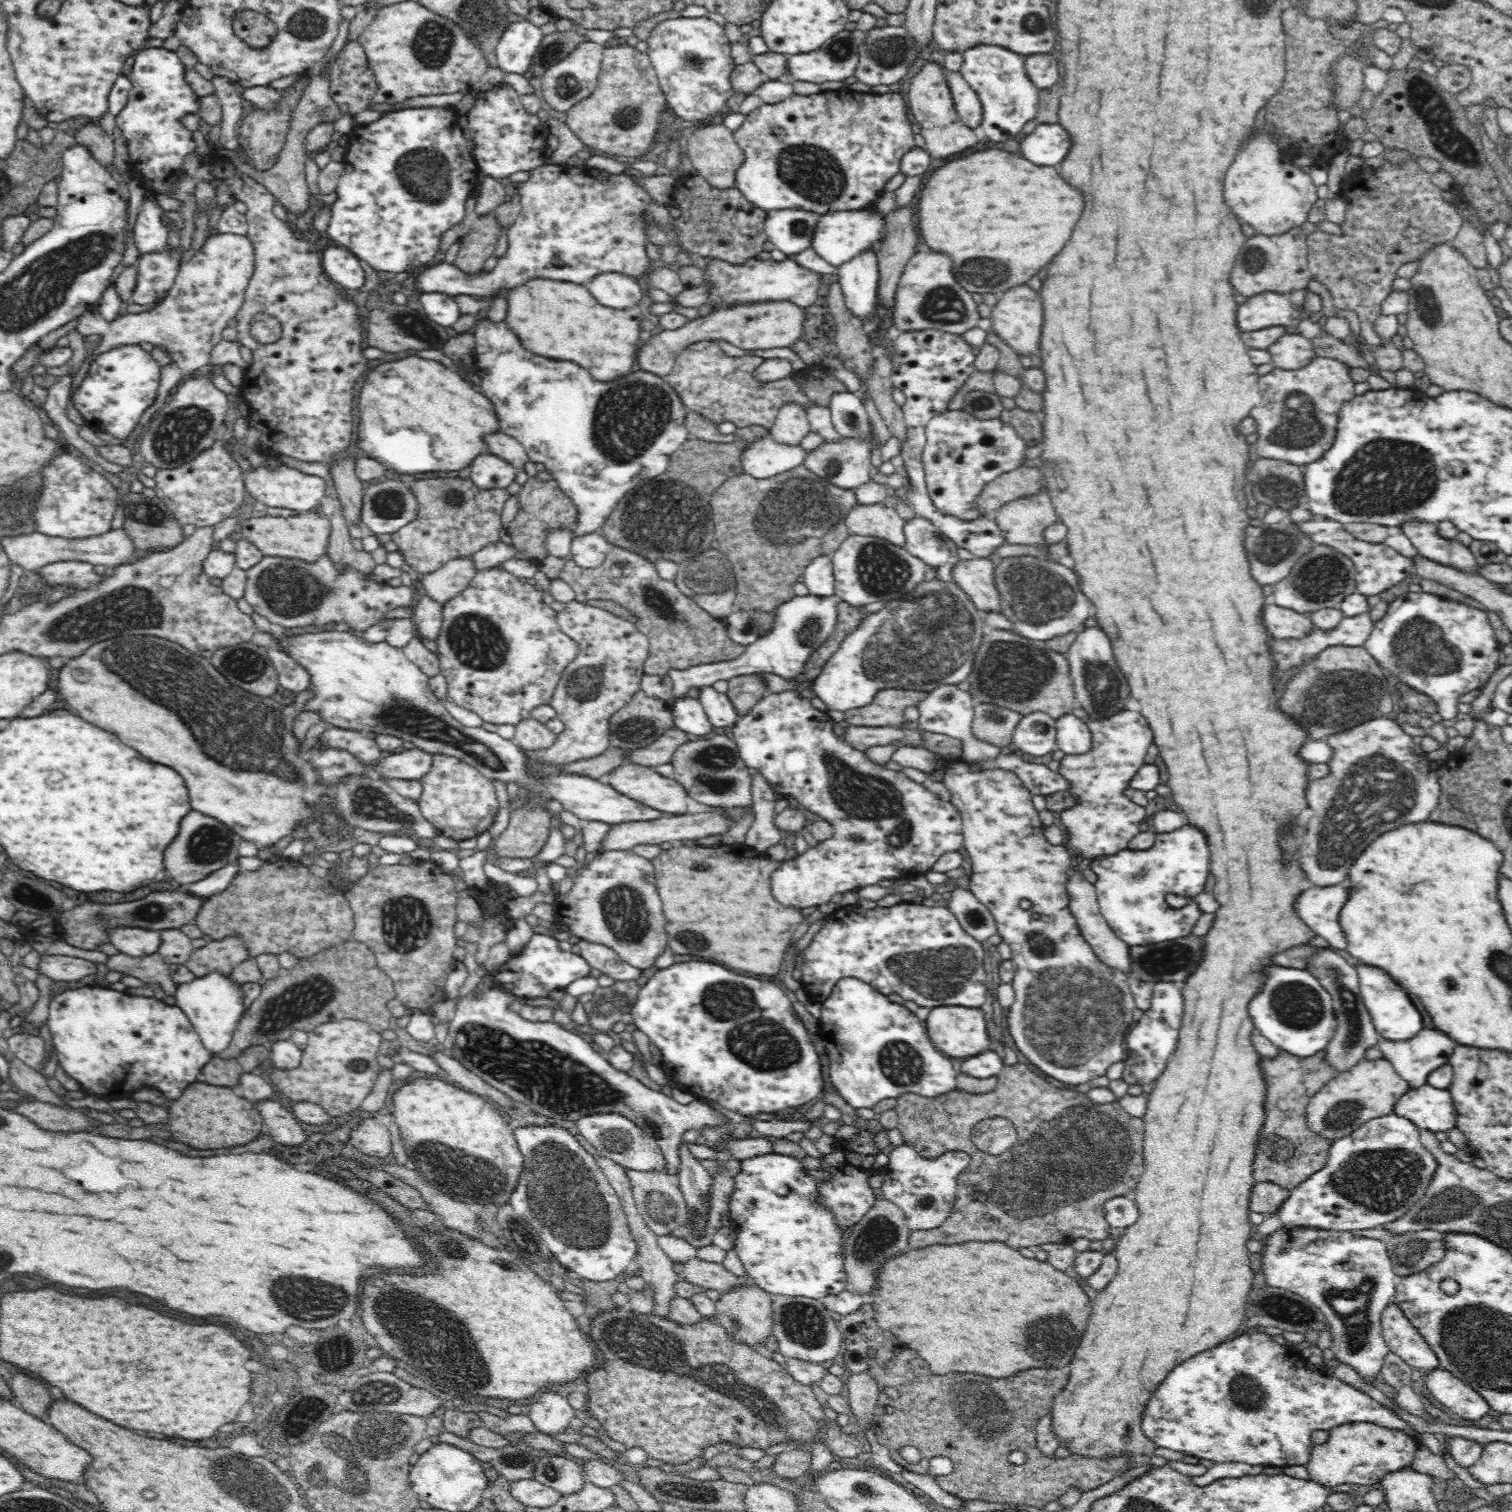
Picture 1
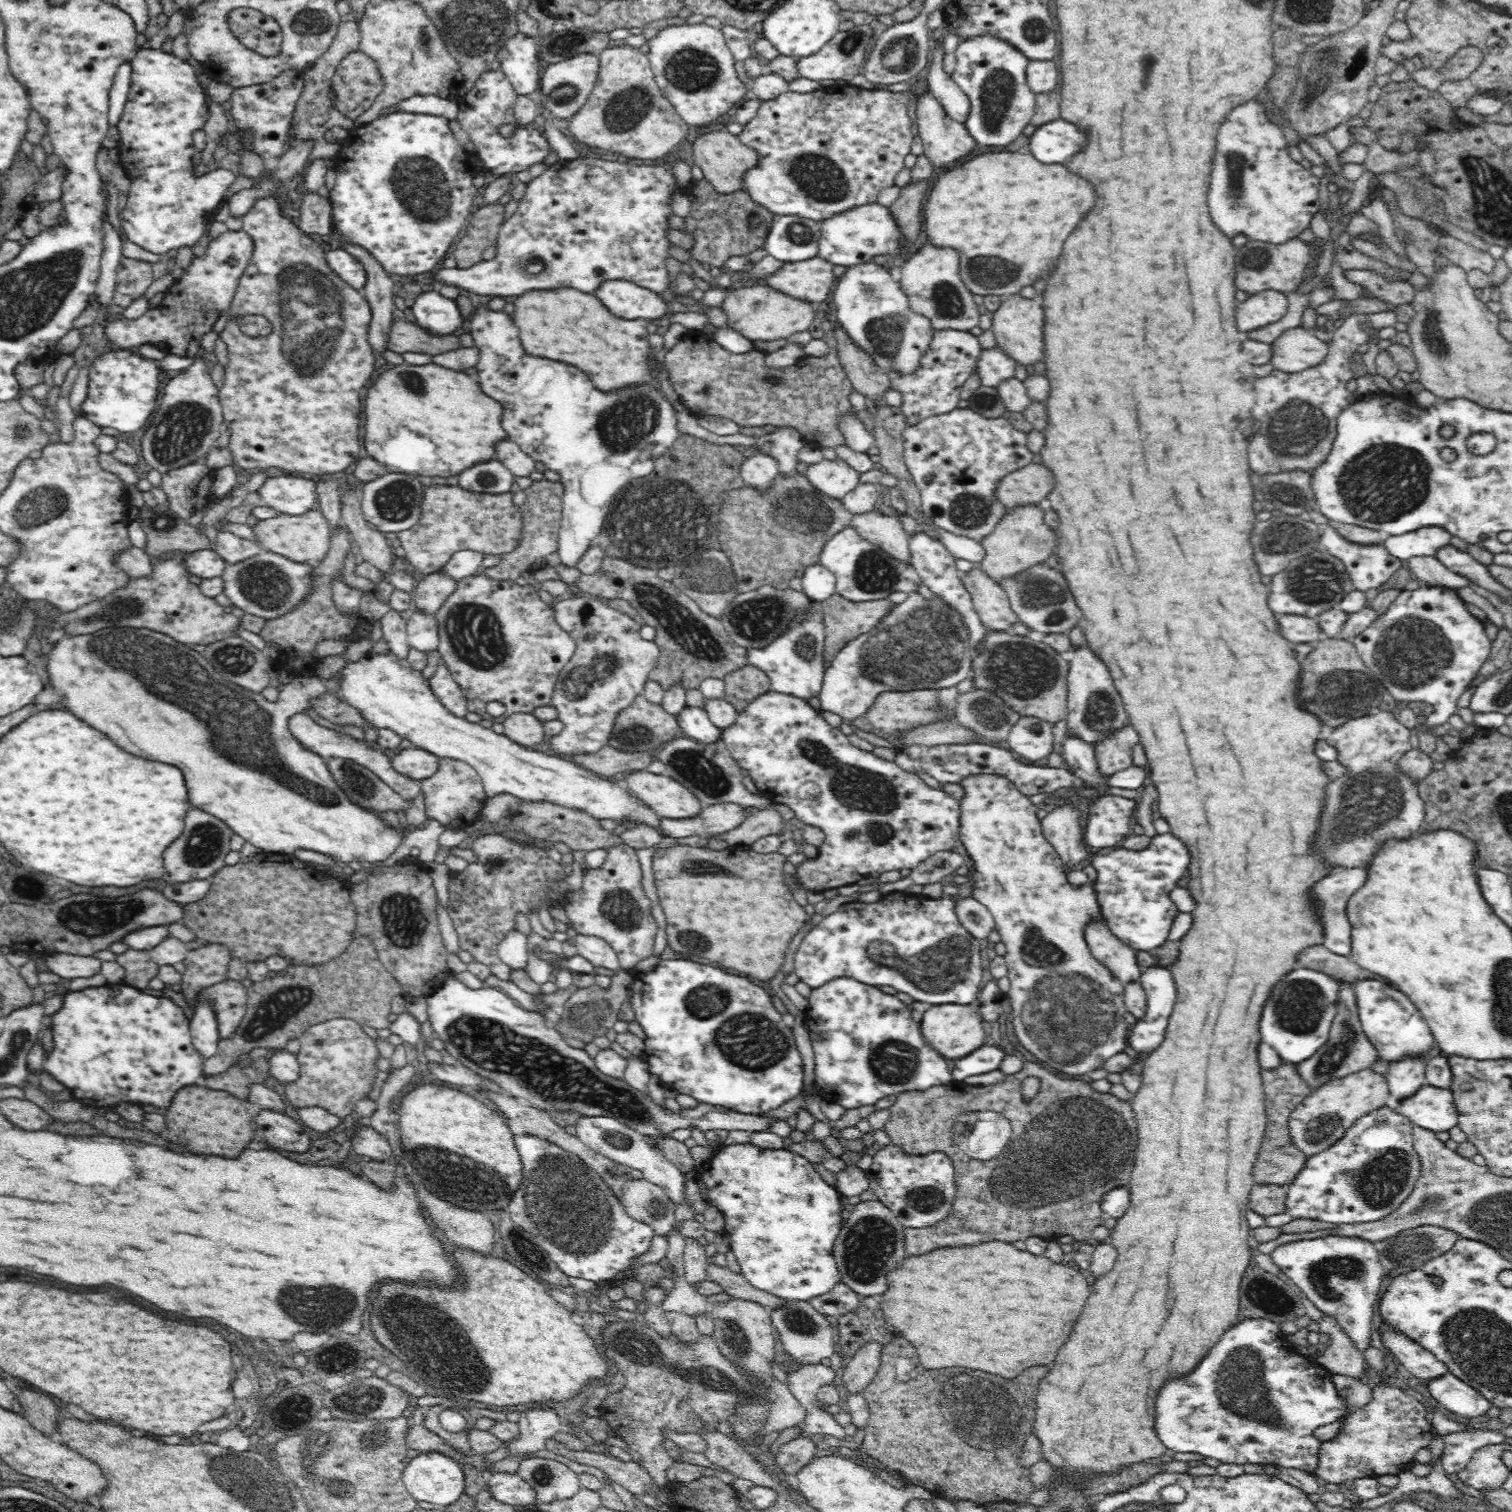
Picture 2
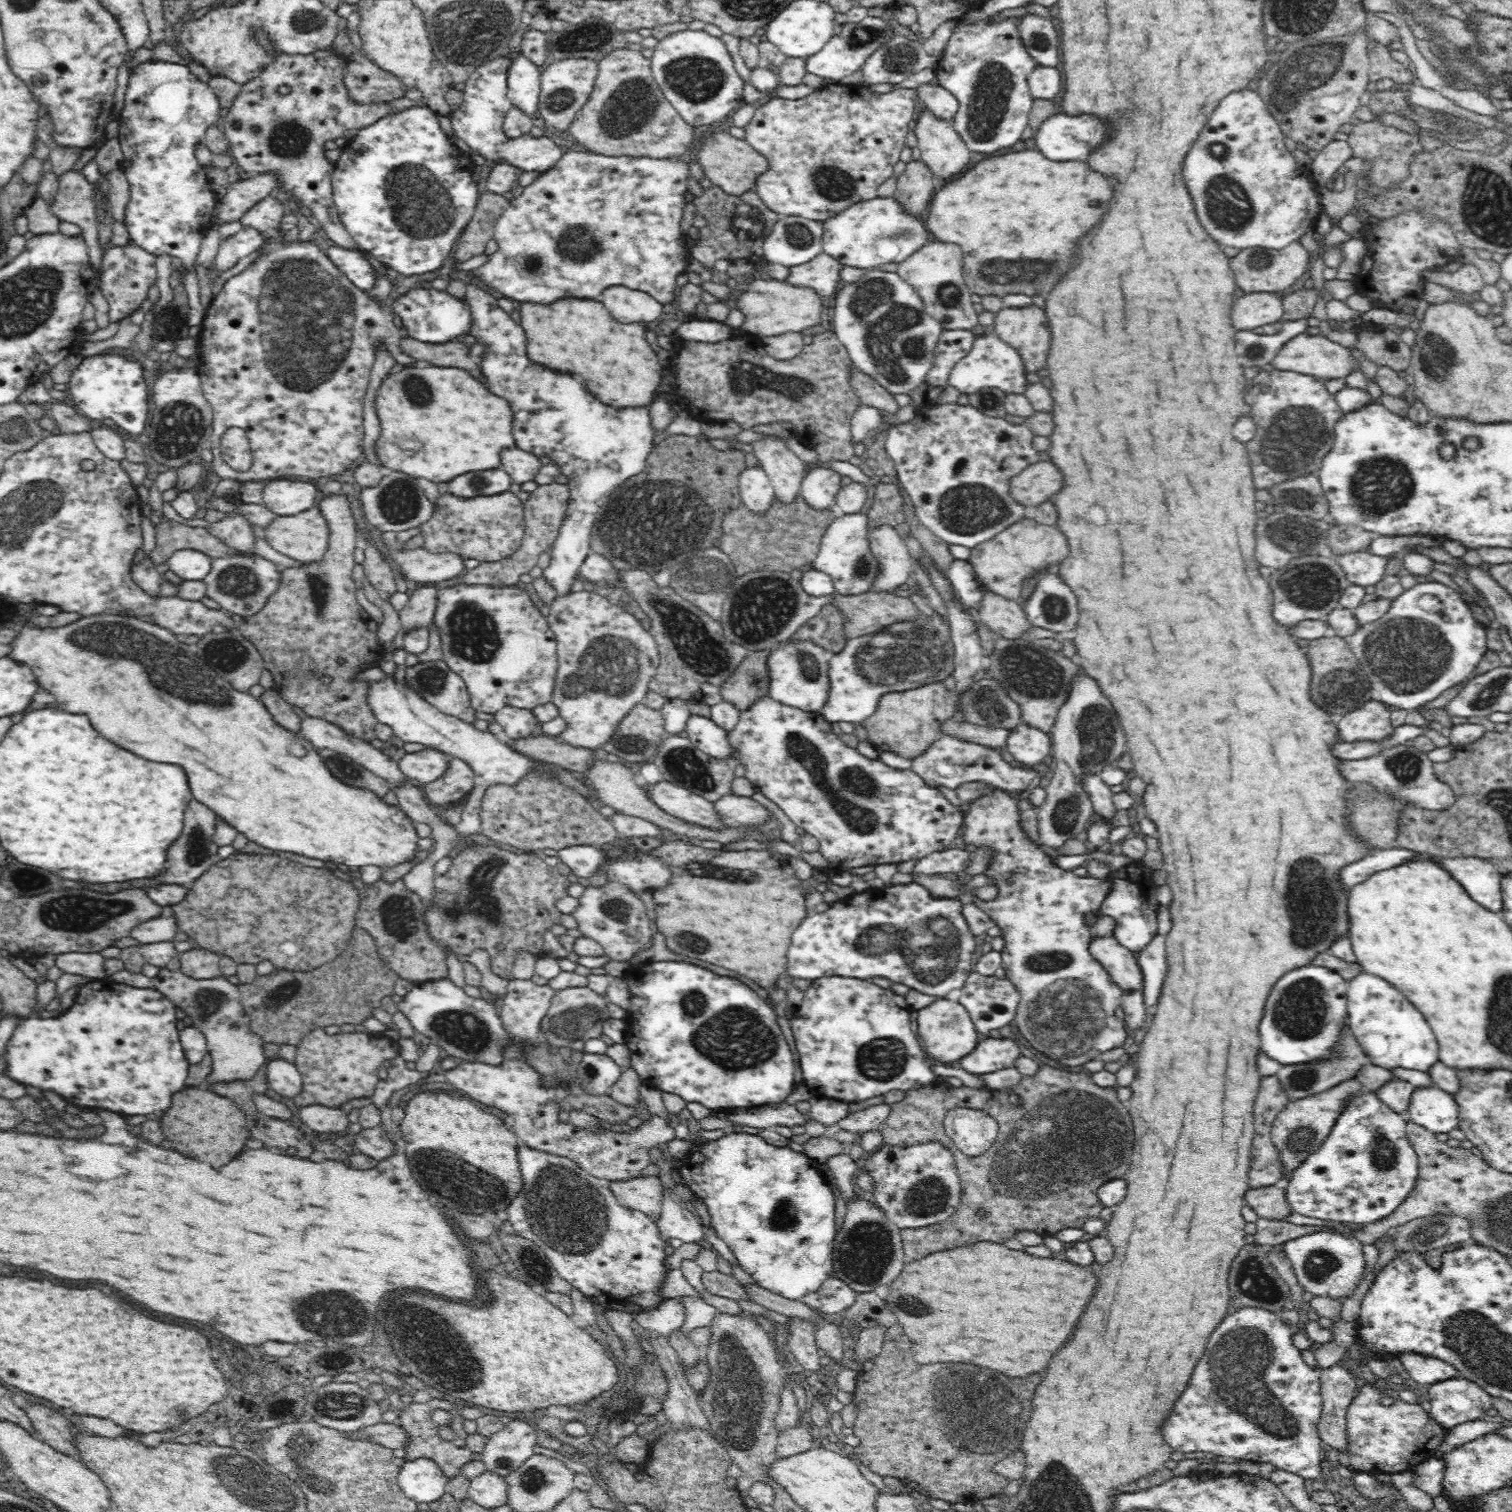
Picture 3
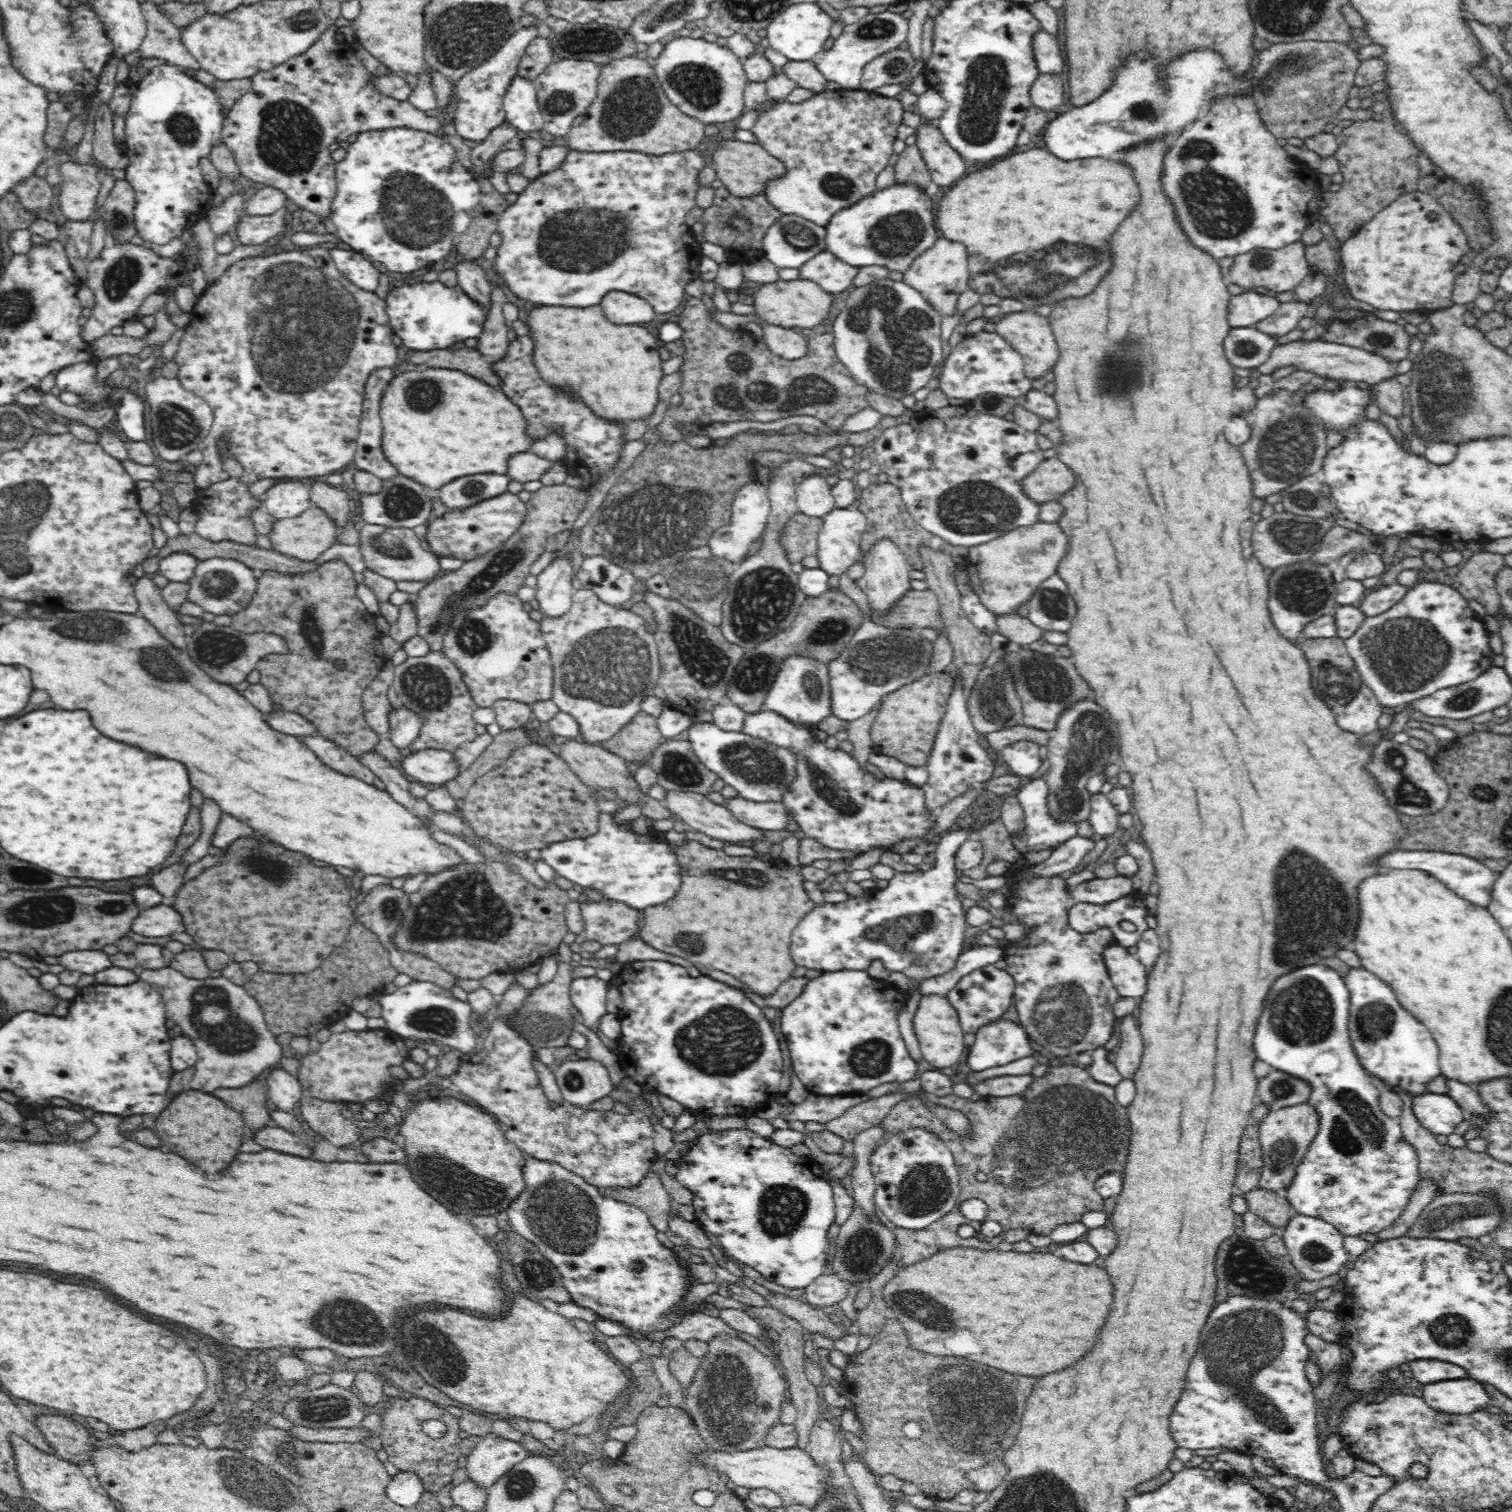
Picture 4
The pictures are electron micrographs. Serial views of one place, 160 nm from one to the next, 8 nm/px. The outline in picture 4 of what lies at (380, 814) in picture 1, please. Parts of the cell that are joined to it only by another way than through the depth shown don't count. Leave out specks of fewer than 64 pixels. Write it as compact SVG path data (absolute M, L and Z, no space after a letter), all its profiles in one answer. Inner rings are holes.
M310 734L310 736L298 736L298 740L302 741L310 751L330 768L345 774L363 780L364 782L373 784L375 774L360 758L352 756L346 749L337 745L331 740L325 739L318 734Z

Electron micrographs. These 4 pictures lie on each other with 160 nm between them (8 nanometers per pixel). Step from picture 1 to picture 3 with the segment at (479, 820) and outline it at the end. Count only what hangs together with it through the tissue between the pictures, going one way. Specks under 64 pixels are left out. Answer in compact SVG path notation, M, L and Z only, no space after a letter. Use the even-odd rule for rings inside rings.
M453 759L453 763L454 770L448 770L438 781L423 785L428 800L437 809L460 801L475 786L474 773L469 771L468 762L465 759Z

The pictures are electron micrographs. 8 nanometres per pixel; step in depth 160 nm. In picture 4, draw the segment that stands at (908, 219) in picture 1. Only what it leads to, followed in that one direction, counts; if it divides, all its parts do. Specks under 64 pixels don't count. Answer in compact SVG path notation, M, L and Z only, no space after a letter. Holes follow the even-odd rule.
M917 144L904 146L904 150L898 154L898 160L894 167L897 182L913 180L914 183L921 184L922 188L926 188L931 183Z

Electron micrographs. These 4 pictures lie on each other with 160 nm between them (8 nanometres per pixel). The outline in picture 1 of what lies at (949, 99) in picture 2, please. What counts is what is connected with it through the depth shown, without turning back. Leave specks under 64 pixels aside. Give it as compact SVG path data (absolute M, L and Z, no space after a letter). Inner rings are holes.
M944 70L944 81L955 105L956 115L962 123L979 131L979 122L983 118L983 107L976 97L974 89L967 85L959 72Z

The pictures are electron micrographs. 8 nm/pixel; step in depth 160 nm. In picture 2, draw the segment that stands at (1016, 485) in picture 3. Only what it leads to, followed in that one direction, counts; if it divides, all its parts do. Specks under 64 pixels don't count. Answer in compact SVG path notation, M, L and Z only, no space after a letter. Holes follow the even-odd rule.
M1032 463L1001 478L996 495L1009 509L1035 505L1047 498L1054 488L1054 476L1049 467Z

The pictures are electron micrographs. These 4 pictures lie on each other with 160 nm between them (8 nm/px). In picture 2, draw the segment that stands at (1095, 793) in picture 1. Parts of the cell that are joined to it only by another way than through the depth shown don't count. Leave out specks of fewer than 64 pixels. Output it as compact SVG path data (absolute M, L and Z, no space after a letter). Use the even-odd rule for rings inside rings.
M1124 725L1095 744L1095 759L1103 776L1112 776L1132 766L1132 748L1138 744L1138 734ZM1122 796L1095 798L1083 828L1083 841L1088 847L1102 851L1116 848L1122 838L1128 837L1136 808L1136 801Z

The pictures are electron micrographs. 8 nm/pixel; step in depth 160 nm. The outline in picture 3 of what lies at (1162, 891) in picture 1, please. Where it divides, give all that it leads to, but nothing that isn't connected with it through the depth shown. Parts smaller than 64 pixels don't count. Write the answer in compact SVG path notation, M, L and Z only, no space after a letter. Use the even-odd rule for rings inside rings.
M1107 848L1098 849L1094 856L1105 858L1113 866L1110 879L1116 884L1116 888L1098 908L1086 910L1082 914L1082 924L1091 927L1100 917L1112 917L1116 921L1113 937L1118 944L1136 953L1142 946L1146 946L1146 942L1157 932L1156 915L1159 902L1156 899L1157 887L1154 886L1151 878L1152 870L1139 865L1137 859L1125 857L1123 854L1114 855Z

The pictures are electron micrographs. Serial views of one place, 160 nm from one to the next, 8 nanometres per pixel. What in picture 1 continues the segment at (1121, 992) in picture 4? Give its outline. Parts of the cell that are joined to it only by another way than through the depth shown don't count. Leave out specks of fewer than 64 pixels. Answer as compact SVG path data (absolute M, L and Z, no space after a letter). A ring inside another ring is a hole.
M1081 872L1074 874L1067 880L1067 893L1069 896L1069 909L1072 915L1077 919L1082 936L1088 941L1093 951L1098 955L1102 963L1112 968L1117 968L1131 975L1130 972L1130 945L1126 944L1106 922L1106 919L1100 912L1097 896L1095 893L1095 884L1084 879Z

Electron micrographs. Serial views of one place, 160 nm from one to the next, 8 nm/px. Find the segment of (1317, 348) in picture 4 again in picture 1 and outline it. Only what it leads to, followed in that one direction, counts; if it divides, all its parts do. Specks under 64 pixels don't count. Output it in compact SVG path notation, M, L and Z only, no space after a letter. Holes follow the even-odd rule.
M1284 333L1270 346L1274 366L1282 370L1304 369L1316 358L1310 339L1299 334Z

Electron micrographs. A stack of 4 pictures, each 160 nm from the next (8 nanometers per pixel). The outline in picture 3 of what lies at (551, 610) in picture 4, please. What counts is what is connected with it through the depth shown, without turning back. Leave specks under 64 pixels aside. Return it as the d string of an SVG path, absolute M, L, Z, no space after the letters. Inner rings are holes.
M470 282L466 284L464 298L470 302L474 314L474 330L470 334L488 347L488 352L480 360L480 364L484 376L490 382L490 390L494 390L494 394L502 394L502 398L506 398L514 410L514 438L518 446L538 456L551 454L553 462L569 478L567 485L571 499L568 516L558 537L555 538L548 566L542 573L542 579L556 590L556 600L560 600L573 594L572 585L576 582L581 565L590 554L589 538L599 510L606 504L614 488L620 486L626 478L642 472L646 454L655 449L651 441L656 431L650 427L650 419L646 413L650 407L638 410L610 410L608 406L602 406L598 398L588 394L582 378L574 378L568 374L562 374L562 378L558 378L558 374L550 374L550 370L542 370L542 366L534 366L532 361L528 360L526 356L528 340L524 336L524 330L502 308L498 308L498 300L492 294Z

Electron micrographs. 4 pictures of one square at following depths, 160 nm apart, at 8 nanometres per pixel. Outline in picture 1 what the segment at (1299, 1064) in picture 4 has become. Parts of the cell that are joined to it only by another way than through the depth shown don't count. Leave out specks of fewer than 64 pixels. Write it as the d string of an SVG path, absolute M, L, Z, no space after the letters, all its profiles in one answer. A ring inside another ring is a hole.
M1274 966L1266 990L1262 990L1262 994L1254 998L1254 1006L1250 1006L1250 1018L1254 1018L1254 1026L1261 1036L1274 1046L1292 1057L1308 1058L1322 1052L1336 1032L1333 1002L1325 987L1307 969ZM1431 1027L1418 1032L1410 1040L1390 1041L1385 1038L1379 1038L1376 1044L1376 1047L1384 1053L1384 1058L1395 1067L1398 1077L1406 1080L1410 1088L1418 1088L1426 1083L1428 1074L1445 1066L1448 1063L1446 1058L1449 1058L1450 1054L1454 1052L1454 1048L1456 1048L1456 1046L1452 1046L1450 1038L1439 1033L1438 1030L1433 1030ZM1392 1112L1364 1122L1349 1136L1334 1140L1327 1151L1322 1170L1308 1175L1298 1186L1290 1189L1288 1198L1276 1213L1284 1227L1309 1226L1336 1231L1379 1228L1402 1218L1422 1198L1434 1170L1435 1162L1430 1152L1422 1146L1419 1129L1412 1121Z

